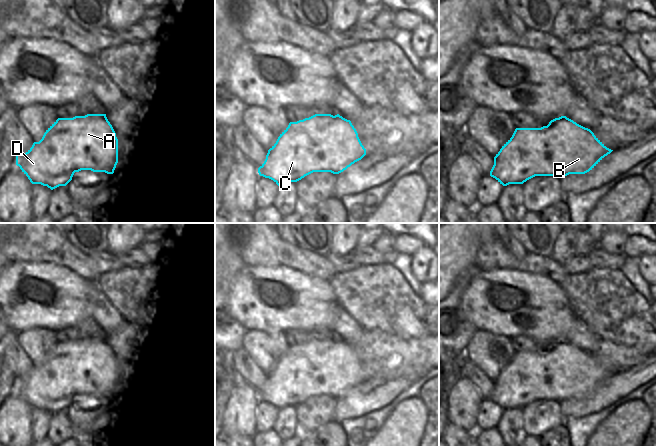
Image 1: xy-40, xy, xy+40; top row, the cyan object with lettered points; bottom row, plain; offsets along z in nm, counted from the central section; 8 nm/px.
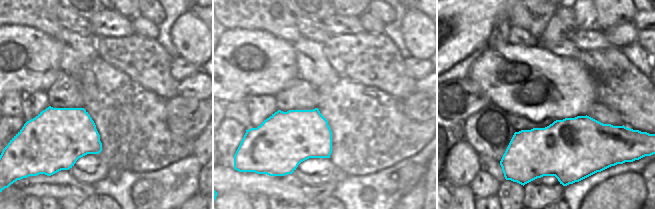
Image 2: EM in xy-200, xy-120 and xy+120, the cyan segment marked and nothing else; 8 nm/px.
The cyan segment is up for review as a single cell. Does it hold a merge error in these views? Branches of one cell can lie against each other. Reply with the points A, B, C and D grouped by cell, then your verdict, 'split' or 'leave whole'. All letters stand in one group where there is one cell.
A B C D; leave whole

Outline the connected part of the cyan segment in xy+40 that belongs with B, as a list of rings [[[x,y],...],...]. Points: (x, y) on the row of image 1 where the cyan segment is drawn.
[[[561,116],[541,128],[516,128],[512,137],[494,157],[490,176],[507,186],[523,184],[535,176],[561,178],[569,174],[585,174],[612,151],[590,129]]]

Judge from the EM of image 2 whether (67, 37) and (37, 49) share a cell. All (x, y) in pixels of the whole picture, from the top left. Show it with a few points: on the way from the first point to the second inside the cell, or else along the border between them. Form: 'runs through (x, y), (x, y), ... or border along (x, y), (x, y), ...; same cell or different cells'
border along (55, 38), (59, 45), (60, 63); different cells

